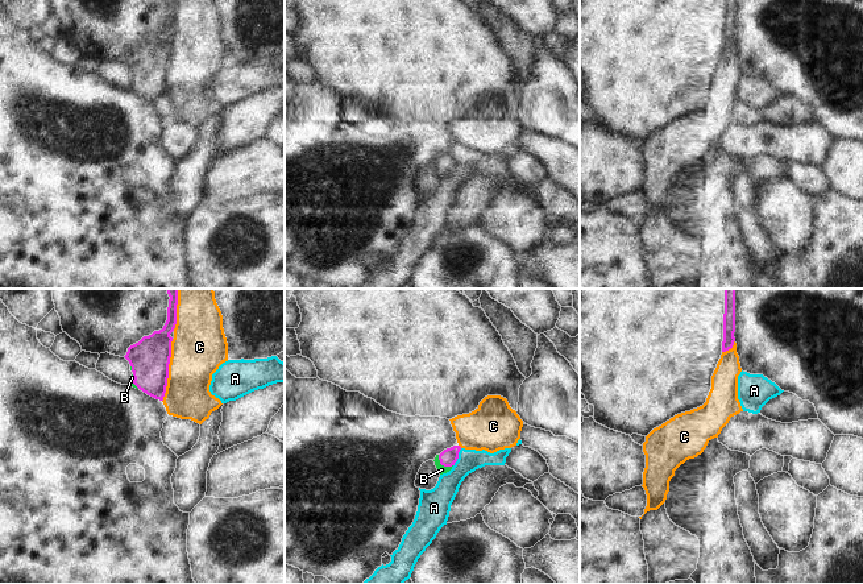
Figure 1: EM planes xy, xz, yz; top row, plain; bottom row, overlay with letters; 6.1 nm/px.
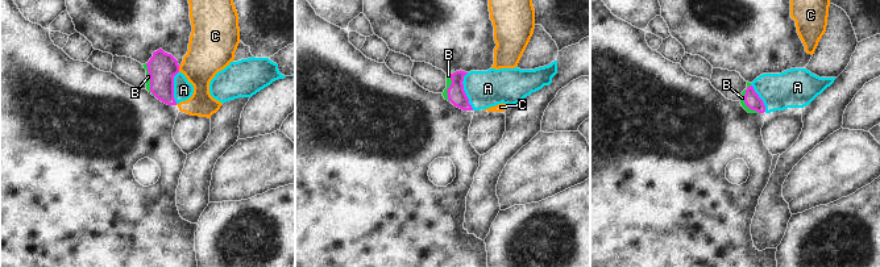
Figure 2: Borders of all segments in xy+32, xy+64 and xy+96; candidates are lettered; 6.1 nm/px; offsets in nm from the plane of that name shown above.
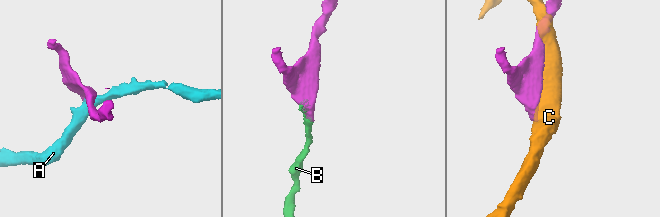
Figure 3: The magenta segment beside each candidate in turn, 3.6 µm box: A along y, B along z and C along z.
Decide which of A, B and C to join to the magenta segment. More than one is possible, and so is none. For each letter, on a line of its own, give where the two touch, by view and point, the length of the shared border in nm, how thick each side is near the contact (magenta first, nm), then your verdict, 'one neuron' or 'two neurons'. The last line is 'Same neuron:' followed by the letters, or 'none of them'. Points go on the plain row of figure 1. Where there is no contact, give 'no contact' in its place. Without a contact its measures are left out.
A: meets magenta in xz at (457, 162); contact 120 nm long; 100 nm thick on the magenta side, 140 nm on the other; two neurons
B: meets magenta in xz at (443, 169); contact 120 nm long; 100 nm thick on the magenta side, 50 nm on the other; one neuron
C: meets magenta in xy at (167, 75); contact 380 nm long; 240 nm thick on the magenta side, 340 nm on the other; two neurons
Same neuron: B

